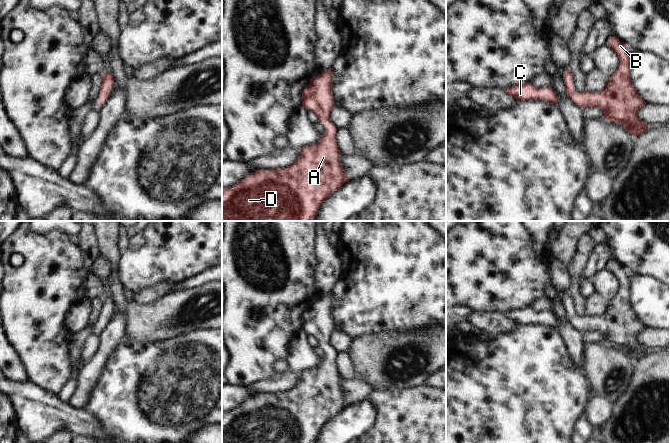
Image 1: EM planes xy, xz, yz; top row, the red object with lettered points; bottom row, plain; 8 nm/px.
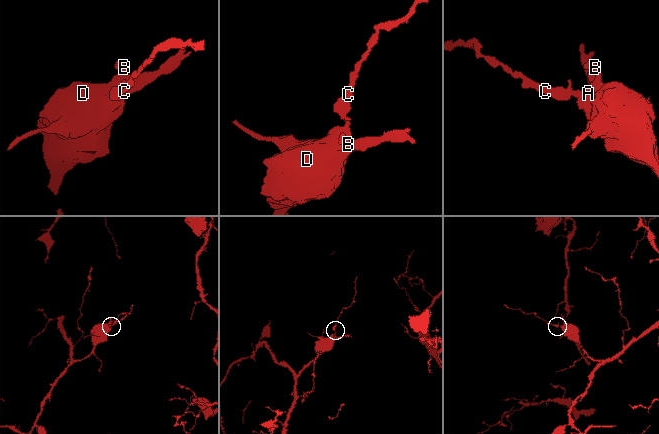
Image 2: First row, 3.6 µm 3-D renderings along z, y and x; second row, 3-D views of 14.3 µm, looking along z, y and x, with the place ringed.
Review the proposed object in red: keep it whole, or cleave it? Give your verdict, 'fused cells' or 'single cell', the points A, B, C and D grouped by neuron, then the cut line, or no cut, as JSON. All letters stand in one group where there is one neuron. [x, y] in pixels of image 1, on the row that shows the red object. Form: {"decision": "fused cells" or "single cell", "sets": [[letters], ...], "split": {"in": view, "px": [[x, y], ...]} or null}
{"decision": "single cell", "sets": [["A", "B", "C", "D"]], "split": null}

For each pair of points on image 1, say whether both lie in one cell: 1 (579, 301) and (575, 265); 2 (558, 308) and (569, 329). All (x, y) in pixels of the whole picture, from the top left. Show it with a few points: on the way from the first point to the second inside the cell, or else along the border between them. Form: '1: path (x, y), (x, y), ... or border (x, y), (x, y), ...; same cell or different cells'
1: path (575, 292), (575, 274); same cell
2: path (559, 313), (564, 324); same cell

